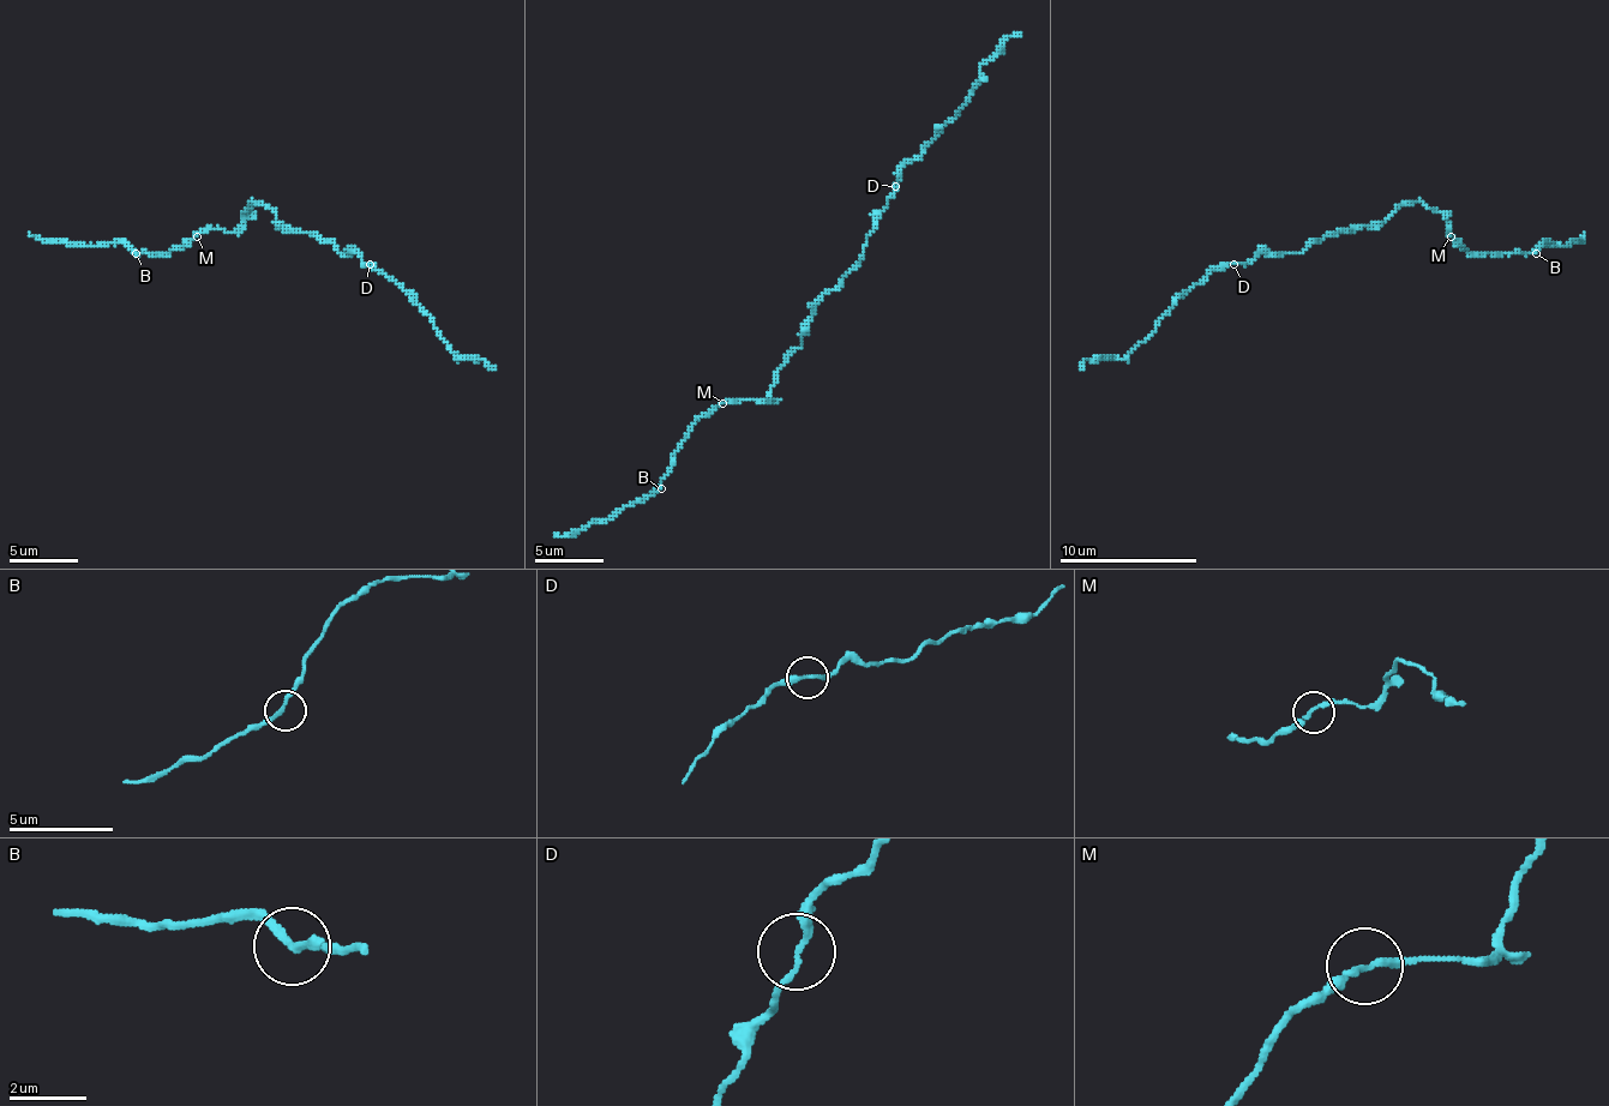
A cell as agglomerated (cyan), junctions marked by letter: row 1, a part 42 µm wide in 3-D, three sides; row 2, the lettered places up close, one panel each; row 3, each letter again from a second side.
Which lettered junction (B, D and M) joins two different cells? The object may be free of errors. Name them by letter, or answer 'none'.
none

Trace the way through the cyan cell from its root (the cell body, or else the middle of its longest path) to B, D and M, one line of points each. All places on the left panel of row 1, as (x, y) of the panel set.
B: (287, 226), (265, 205), (252, 202), (245, 218), (232, 233), (204, 229), (169, 253), (136, 253)
D: (287, 226), (300, 233), (317, 233), (337, 253), (355, 253), (368, 263)
M: (287, 226), (265, 205), (252, 202), (245, 218), (232, 233), (204, 229), (197, 236)

